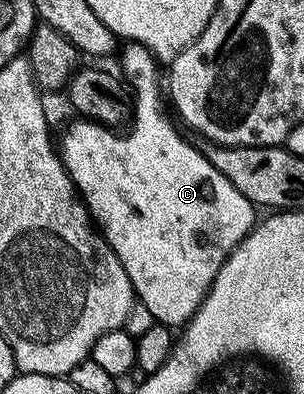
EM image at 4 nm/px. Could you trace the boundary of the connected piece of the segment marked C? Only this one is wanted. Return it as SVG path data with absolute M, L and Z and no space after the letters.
M130 42L126 47L129 48L125 52L123 52L124 50L120 52L120 55L122 54L122 72L120 71L120 74L123 76L124 82L131 88L132 120L128 124L127 130L124 133L118 133L114 128L105 127L101 123L76 121L77 123L71 124L62 133L61 143L59 139L59 154L61 164L67 169L69 176L73 178L73 183L77 187L78 196L80 196L85 206L89 209L89 214L92 222L95 224L96 230L103 236L104 242L109 244L110 251L114 251L119 257L119 261L123 265L123 269L133 286L134 296L136 296L141 305L146 306L150 310L156 322L163 323L170 329L177 329L188 323L196 311L200 309L201 303L204 301L206 295L209 294L209 290L213 288L213 282L219 273L219 269L229 260L229 254L237 250L237 246L253 230L255 226L255 218L253 219L255 206L243 193L235 189L235 185L219 169L215 169L211 165L211 161L207 159L201 149L197 147L193 148L183 136L177 135L172 121L165 116L165 105L167 109L167 103L163 98L162 84L161 87L157 84L157 63L153 60L155 58L154 52L147 50L142 43Z

